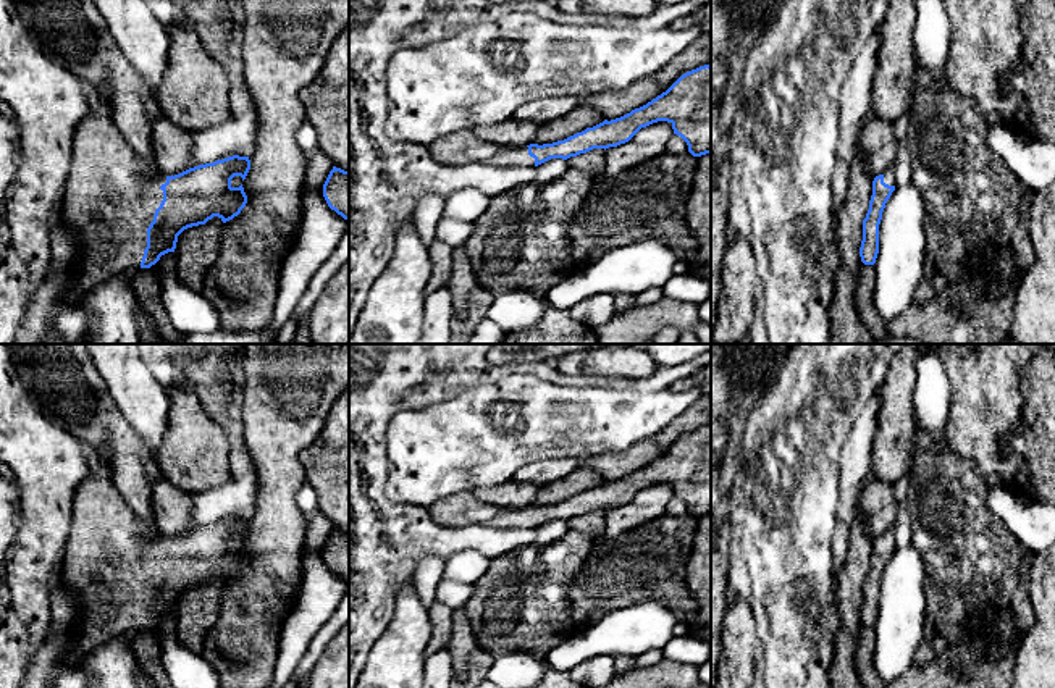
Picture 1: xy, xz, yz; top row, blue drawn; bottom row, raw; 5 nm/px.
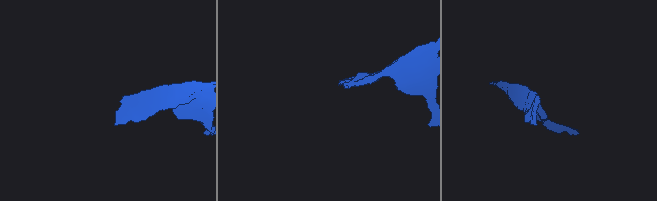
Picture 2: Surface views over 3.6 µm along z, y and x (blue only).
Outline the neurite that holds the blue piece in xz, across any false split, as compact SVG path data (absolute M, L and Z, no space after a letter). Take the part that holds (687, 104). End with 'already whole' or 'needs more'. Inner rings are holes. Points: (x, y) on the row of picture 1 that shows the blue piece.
M704 65L682 74L666 92L632 110L604 120L564 141L506 147L481 141L475 131L448 134L427 145L428 153L441 163L462 165L483 162L490 166L538 166L551 158L567 160L593 149L609 149L628 142L641 128L658 121L672 124L693 157L711 153L711 66Z; needs more

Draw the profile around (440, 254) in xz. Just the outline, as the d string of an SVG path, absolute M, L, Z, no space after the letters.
M435 241L427 247L430 255L431 273L427 283L427 296L444 287L452 275L452 247L441 241Z

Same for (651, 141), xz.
M658 121L641 128L628 142L606 149L604 174L624 173L645 160L664 153L672 134L672 123Z

